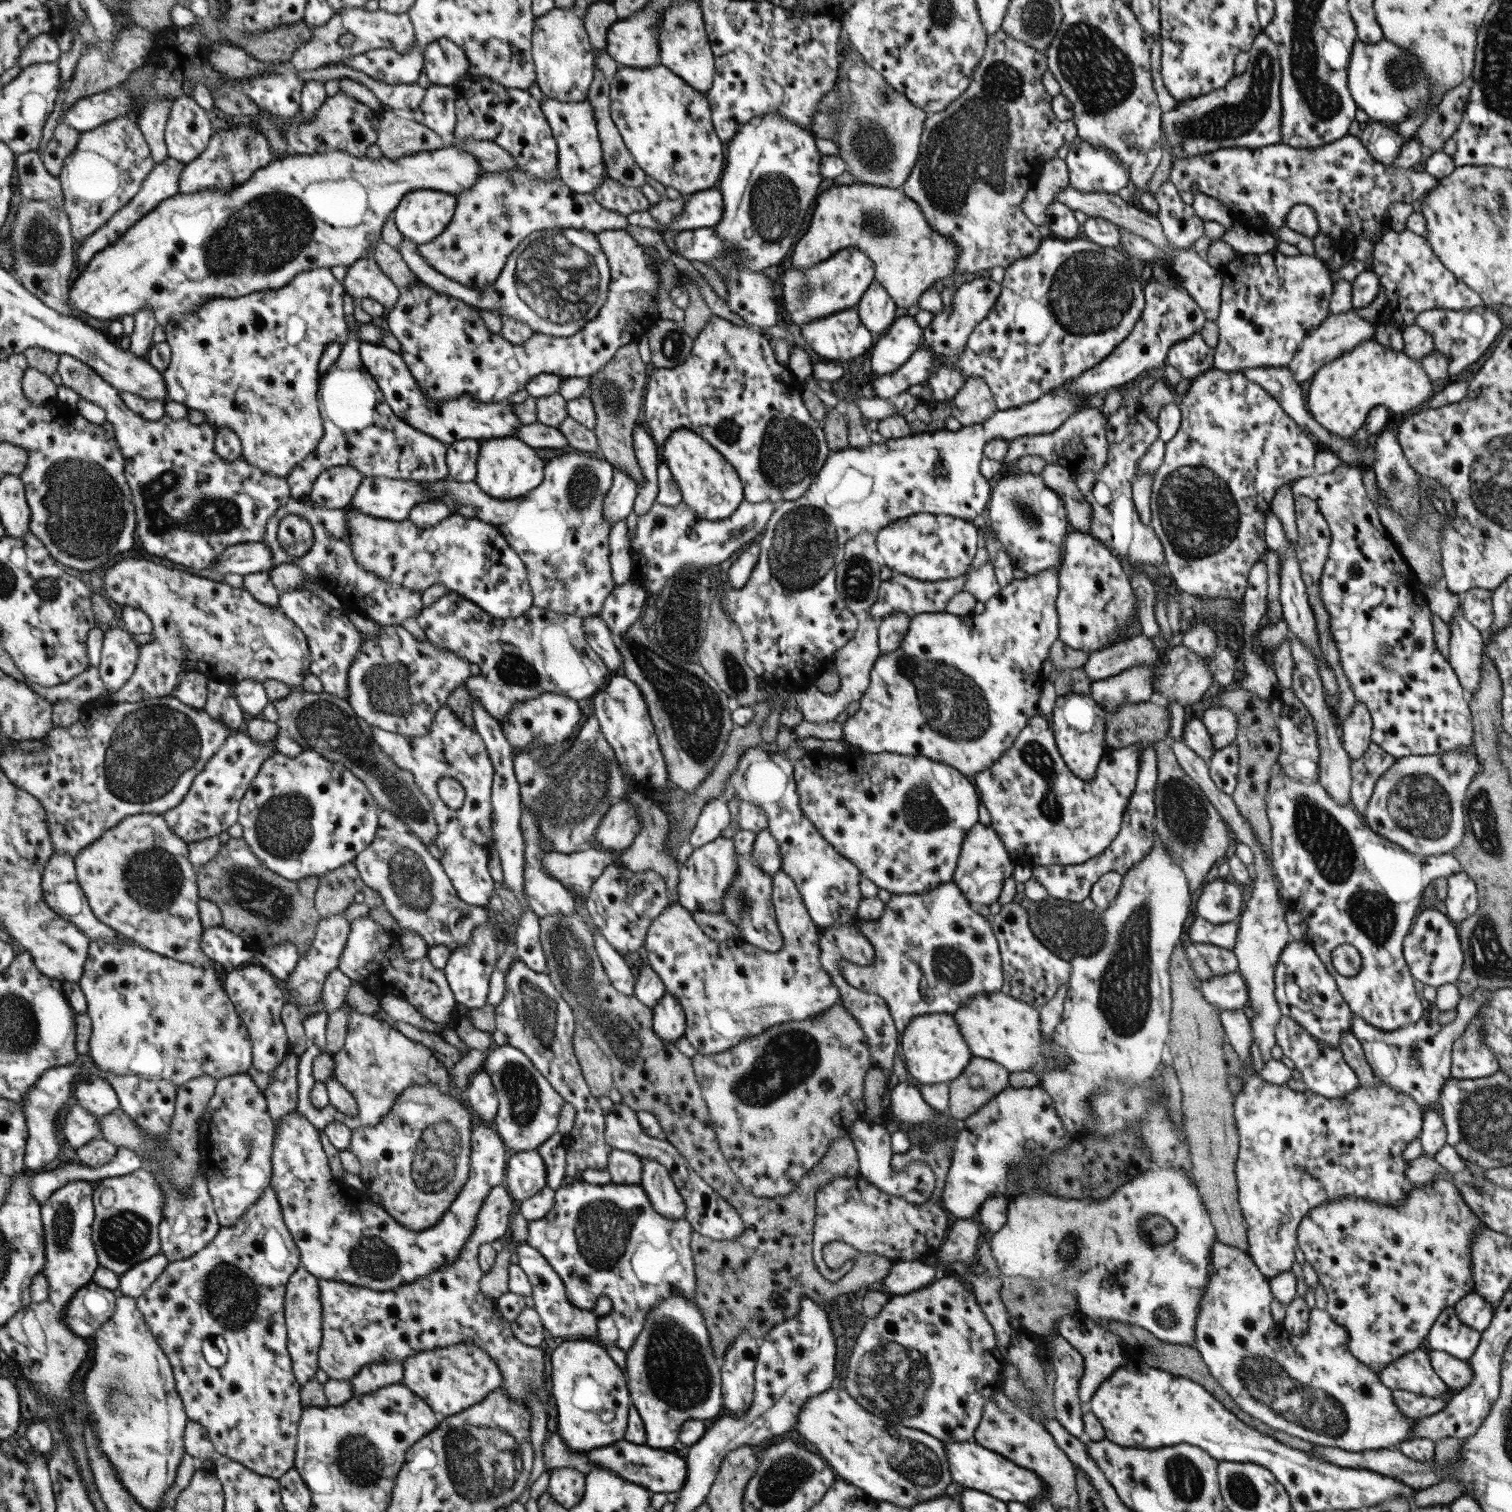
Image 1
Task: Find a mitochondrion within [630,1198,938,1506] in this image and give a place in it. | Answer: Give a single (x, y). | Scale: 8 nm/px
(677, 1367)

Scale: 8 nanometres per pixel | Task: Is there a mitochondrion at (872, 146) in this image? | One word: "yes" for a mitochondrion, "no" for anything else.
yes

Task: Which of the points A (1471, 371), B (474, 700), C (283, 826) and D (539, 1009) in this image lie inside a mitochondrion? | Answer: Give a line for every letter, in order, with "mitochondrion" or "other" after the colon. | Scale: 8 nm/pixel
A: other
B: other
C: mitochondrion
D: mitochondrion

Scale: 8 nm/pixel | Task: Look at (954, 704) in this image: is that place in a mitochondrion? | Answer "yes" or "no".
yes

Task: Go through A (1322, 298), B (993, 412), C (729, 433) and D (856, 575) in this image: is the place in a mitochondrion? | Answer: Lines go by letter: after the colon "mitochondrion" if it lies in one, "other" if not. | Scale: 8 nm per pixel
A: other
B: other
C: mitochondrion
D: mitochondrion

